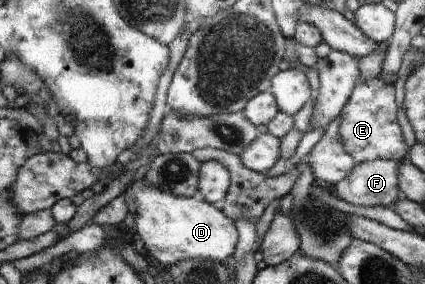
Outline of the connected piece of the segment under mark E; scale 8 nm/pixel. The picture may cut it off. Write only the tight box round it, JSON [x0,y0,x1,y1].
[339,77,407,162]

